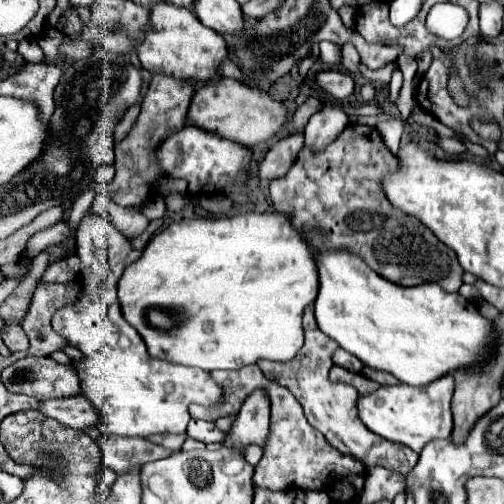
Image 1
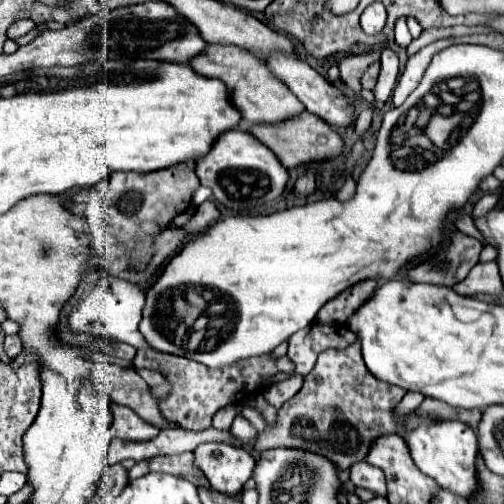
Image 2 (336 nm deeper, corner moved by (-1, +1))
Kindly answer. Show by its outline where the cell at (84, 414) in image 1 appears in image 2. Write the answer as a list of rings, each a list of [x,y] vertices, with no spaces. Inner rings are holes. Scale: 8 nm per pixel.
[[[114,404],[112,412],[114,412],[114,422],[112,422],[110,432],[112,432],[114,438],[144,442],[144,440],[156,438],[158,432],[160,432],[158,426],[154,426],[150,422],[144,422],[134,410],[130,410],[126,406]]]

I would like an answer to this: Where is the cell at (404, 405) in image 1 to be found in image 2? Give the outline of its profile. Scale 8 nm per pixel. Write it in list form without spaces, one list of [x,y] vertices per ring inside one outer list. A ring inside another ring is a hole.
[[[444,420],[444,422],[422,422],[414,432],[406,436],[410,446],[410,454],[414,464],[434,478],[442,488],[470,500],[480,490],[478,476],[476,476],[476,458],[478,458],[478,442],[476,434],[470,426],[458,420]]]

